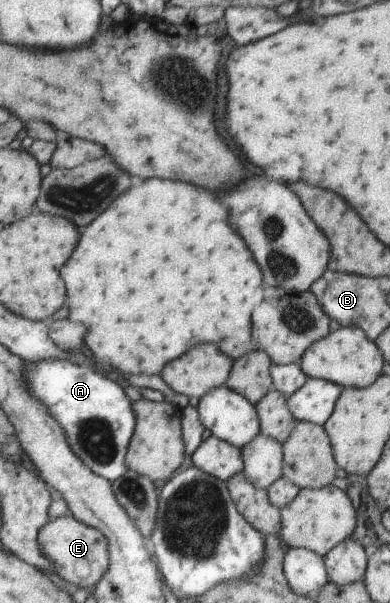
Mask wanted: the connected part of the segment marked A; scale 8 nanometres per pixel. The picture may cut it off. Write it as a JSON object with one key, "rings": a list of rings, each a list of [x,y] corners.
{"rings":[[[48,358],[43,362],[28,362],[25,369],[23,379],[29,382],[29,391],[37,400],[46,404],[50,413],[59,421],[76,455],[104,479],[113,481],[128,473],[125,459],[137,417],[124,383],[96,365],[77,364],[69,359]]]}

